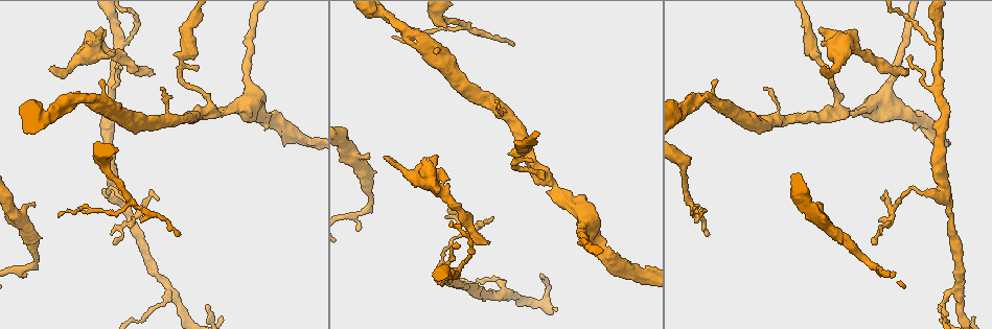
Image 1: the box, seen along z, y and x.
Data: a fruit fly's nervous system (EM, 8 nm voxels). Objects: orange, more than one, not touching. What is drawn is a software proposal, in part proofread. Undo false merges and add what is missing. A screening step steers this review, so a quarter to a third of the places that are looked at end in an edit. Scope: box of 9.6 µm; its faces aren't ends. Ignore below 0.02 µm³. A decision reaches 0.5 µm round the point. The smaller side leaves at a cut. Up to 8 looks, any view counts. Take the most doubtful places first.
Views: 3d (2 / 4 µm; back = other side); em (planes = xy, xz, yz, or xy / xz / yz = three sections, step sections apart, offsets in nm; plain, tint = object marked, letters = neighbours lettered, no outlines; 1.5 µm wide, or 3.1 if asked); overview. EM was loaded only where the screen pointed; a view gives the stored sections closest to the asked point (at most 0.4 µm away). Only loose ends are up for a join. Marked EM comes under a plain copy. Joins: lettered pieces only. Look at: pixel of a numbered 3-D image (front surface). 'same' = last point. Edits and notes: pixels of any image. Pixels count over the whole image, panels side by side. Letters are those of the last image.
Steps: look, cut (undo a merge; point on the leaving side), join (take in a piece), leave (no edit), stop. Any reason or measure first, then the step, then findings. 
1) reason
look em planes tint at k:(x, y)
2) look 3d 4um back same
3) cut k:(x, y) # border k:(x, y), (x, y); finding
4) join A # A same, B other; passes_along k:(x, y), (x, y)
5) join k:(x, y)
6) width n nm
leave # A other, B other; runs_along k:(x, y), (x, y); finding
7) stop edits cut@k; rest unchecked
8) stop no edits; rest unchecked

an open end
look em xz step 4 letters at 1:(817, 29)

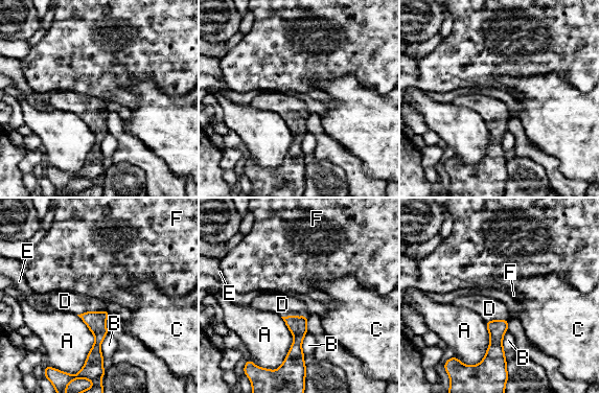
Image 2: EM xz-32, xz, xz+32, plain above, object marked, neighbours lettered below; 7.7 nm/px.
cut it another way
look em planes letters same

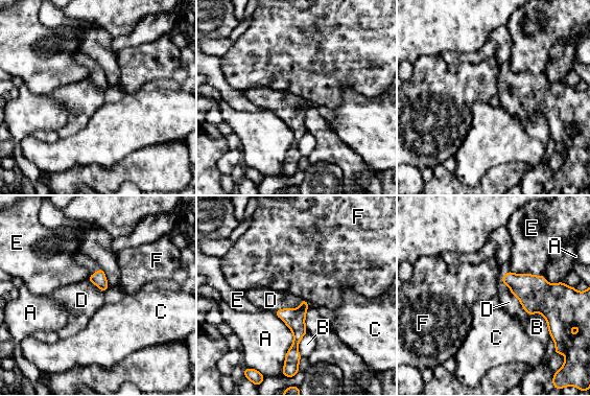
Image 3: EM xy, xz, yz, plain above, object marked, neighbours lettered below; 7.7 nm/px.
longest_contact A 420 nm
join D # A other, B other, C other, D same, E other, F other; passes_along 3:(536, 295), (513, 294), (509, 302); it goes on there

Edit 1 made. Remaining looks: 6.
see it whole again
look overview

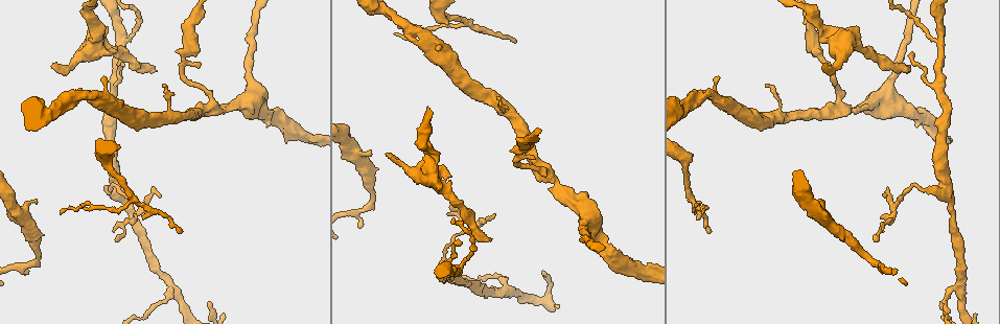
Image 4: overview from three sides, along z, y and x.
sharp bend
look 3d 2um at 4:(138, 209)

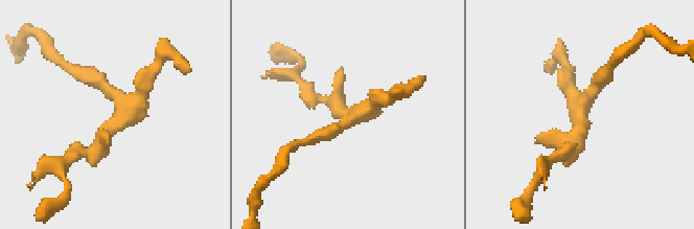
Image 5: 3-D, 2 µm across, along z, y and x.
need the tissue
look em xz step 4 letters at 5:(117, 102)

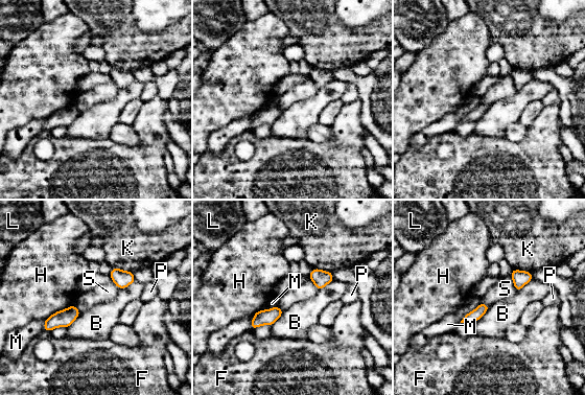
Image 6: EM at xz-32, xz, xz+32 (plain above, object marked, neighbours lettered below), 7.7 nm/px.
another direction
look em xy step 8 letters same

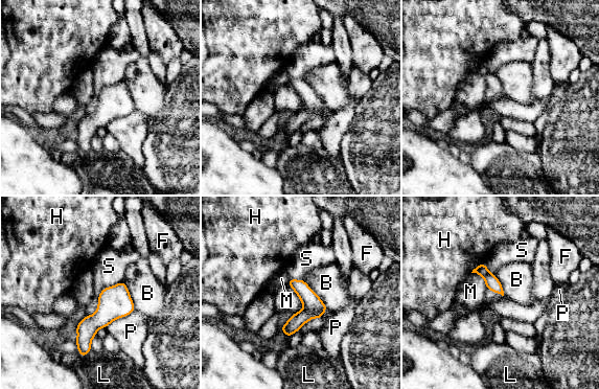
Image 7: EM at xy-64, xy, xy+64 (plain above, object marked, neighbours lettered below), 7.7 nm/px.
width 110 nm
leave # B other, F other, H other, L other, M other, P other, S other; border 7:(121, 280), (87, 316); one neuron here

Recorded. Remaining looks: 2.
stop edits join@3; rest unchecked

